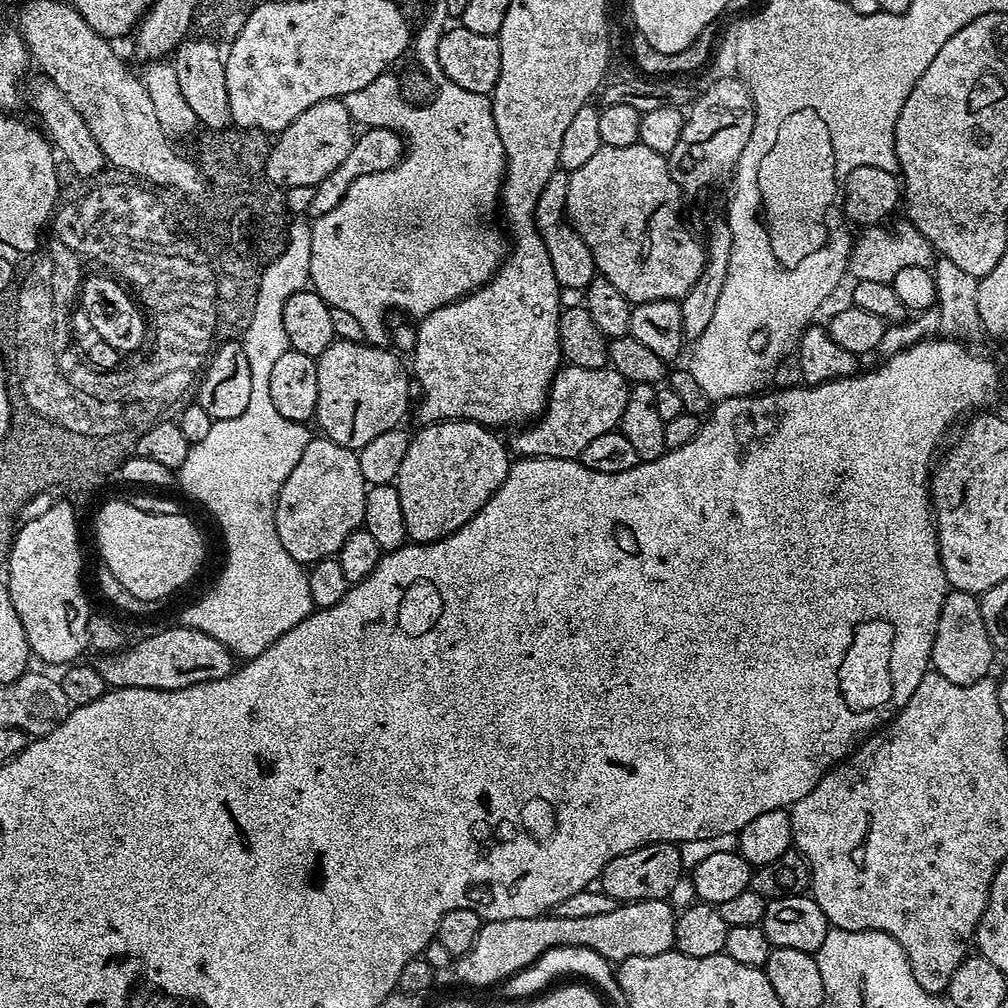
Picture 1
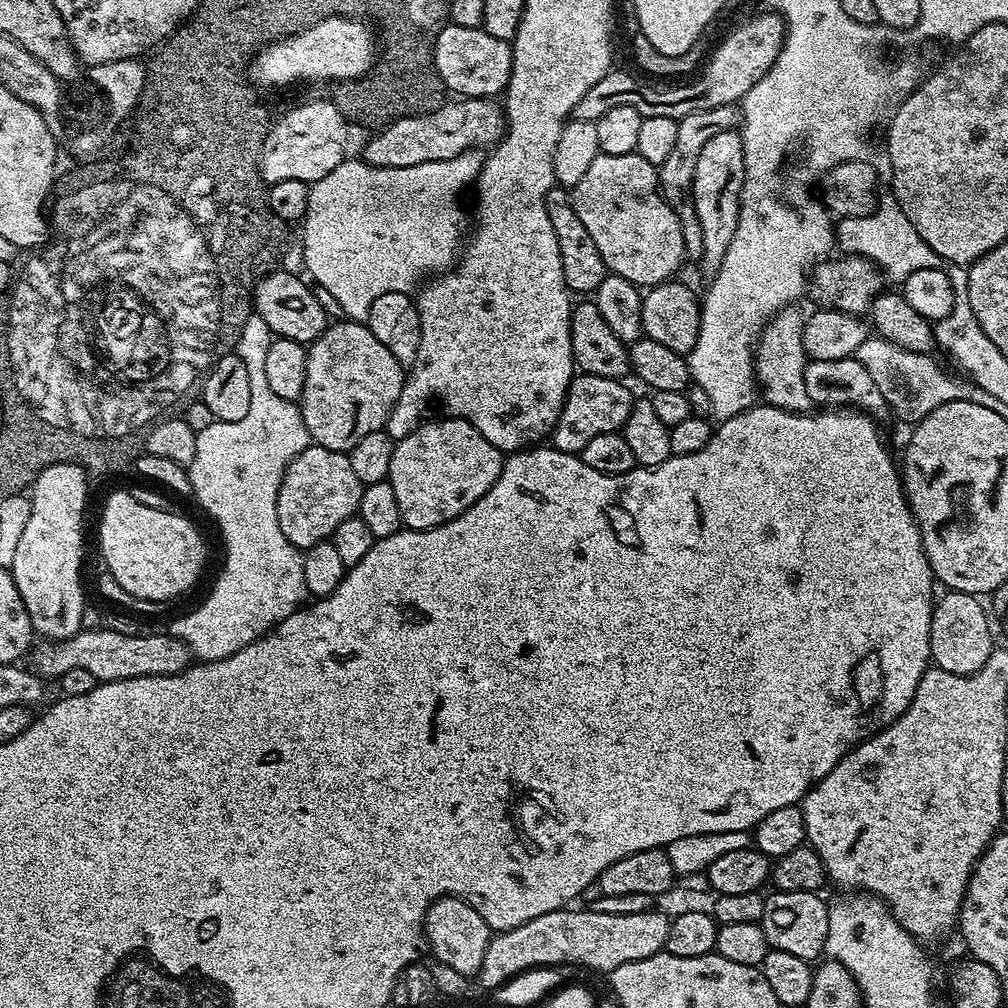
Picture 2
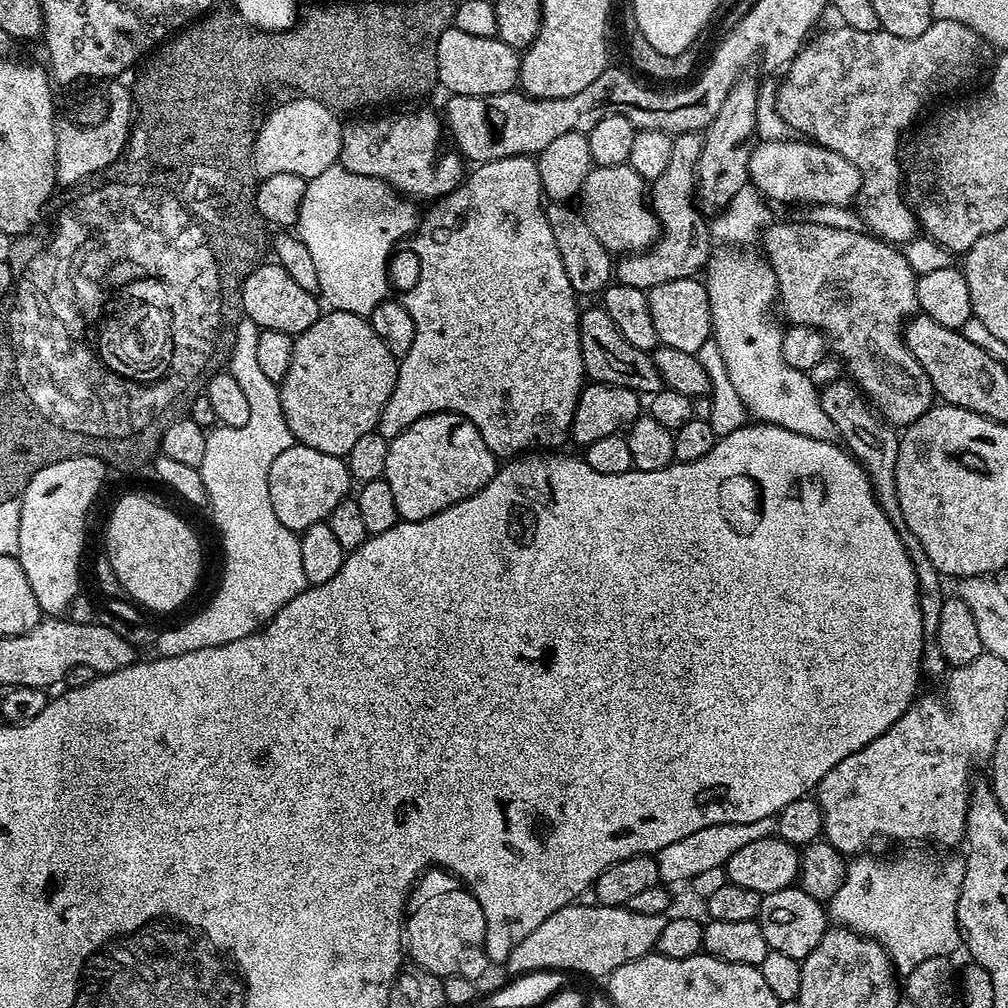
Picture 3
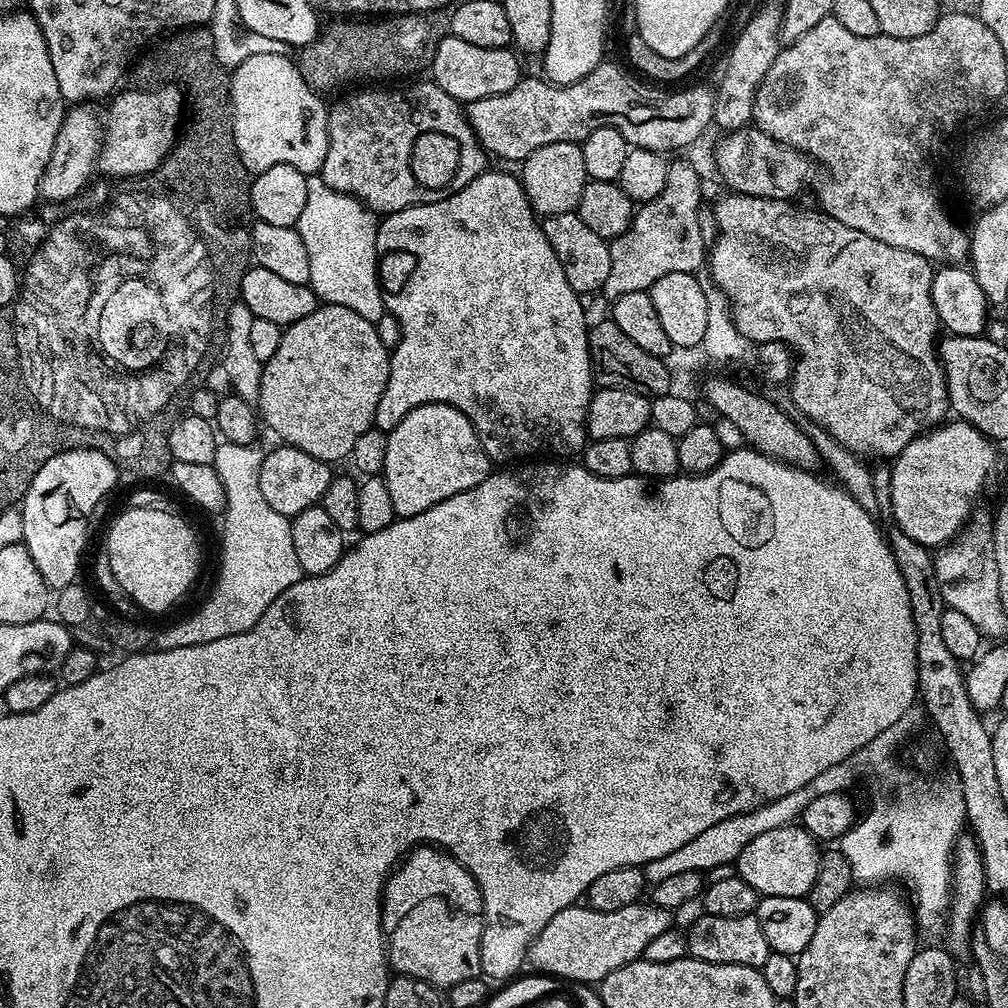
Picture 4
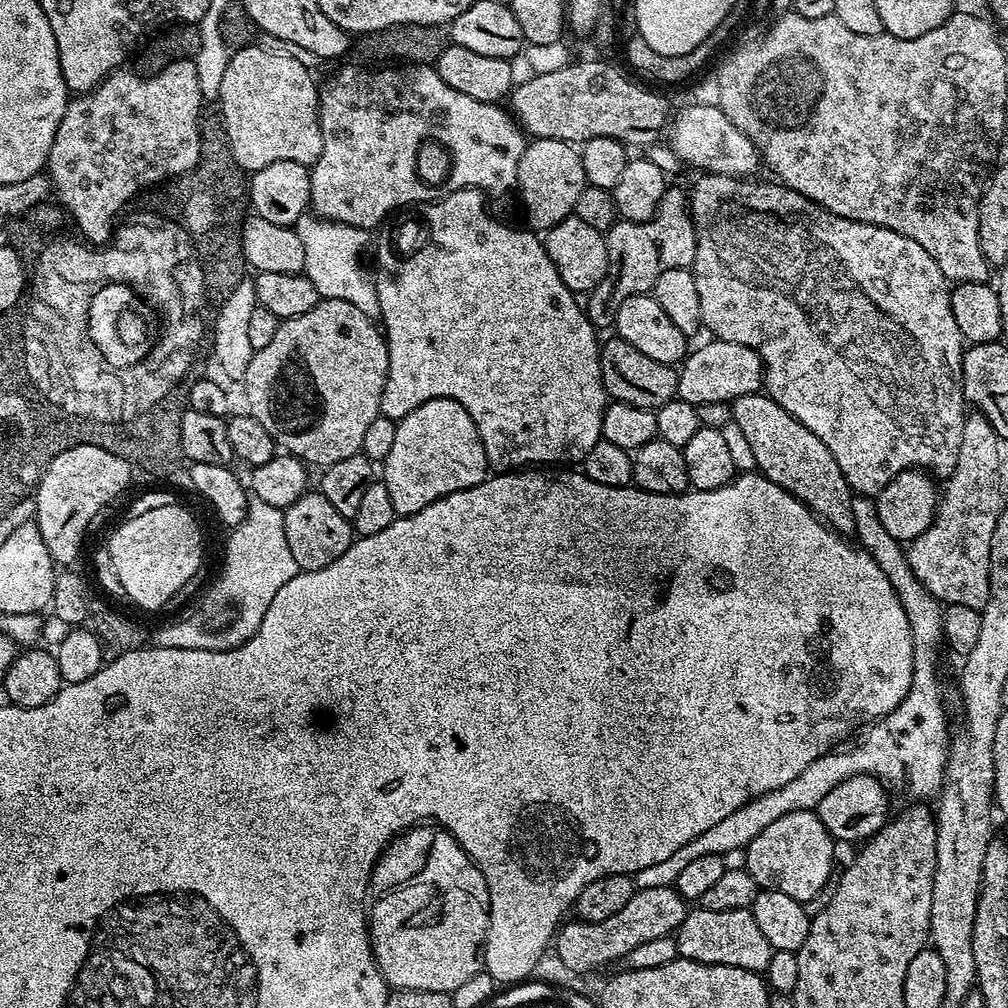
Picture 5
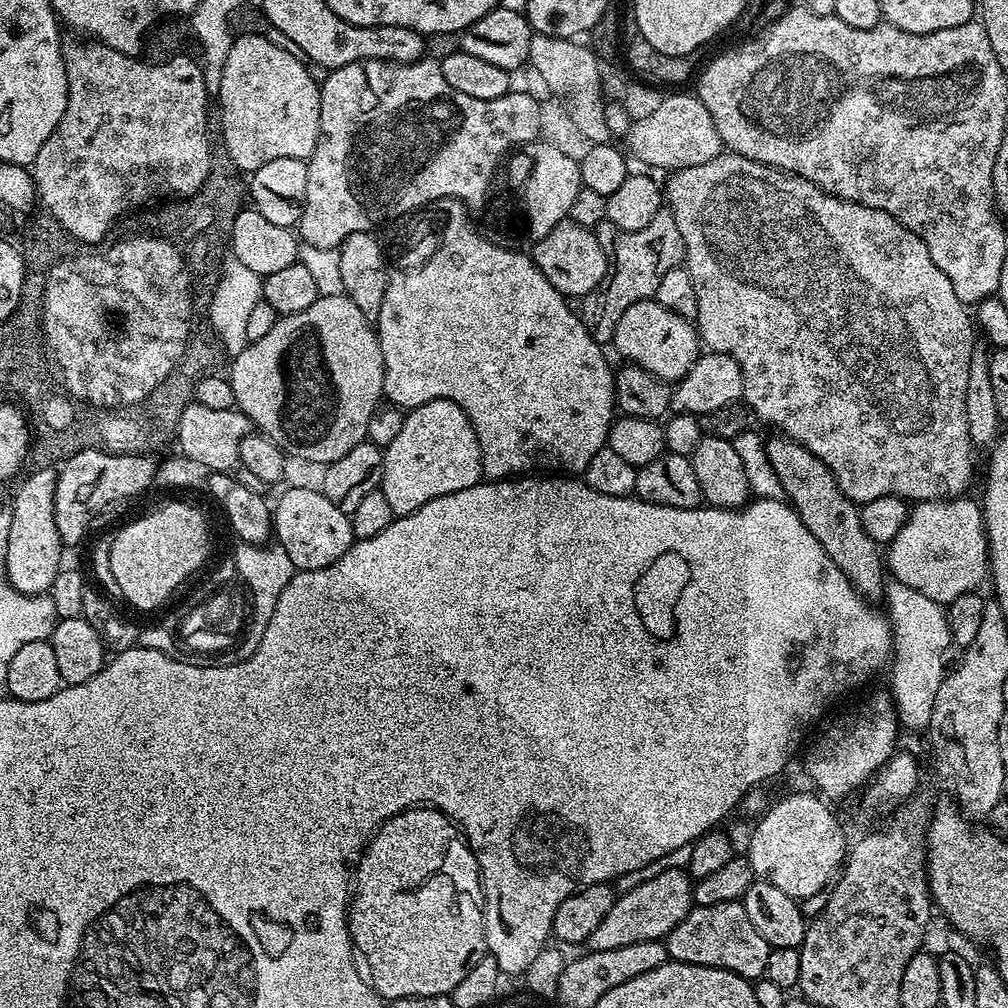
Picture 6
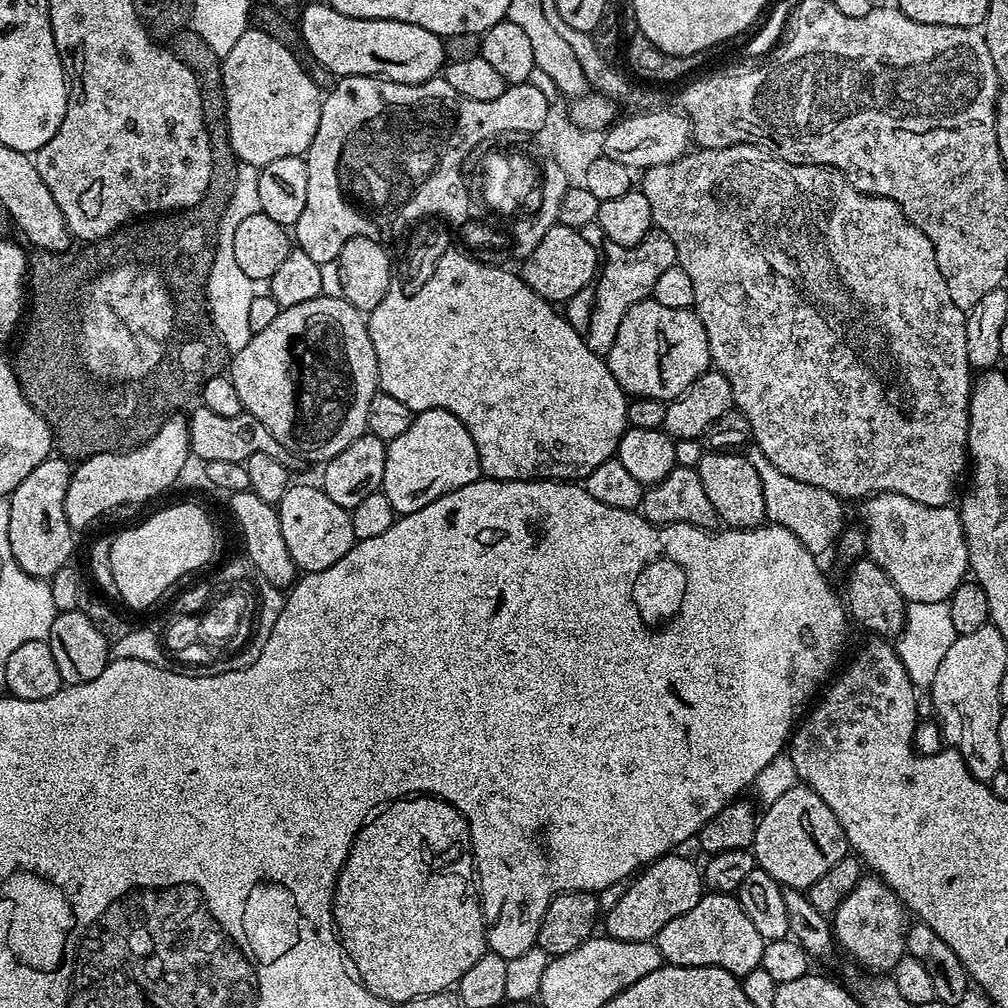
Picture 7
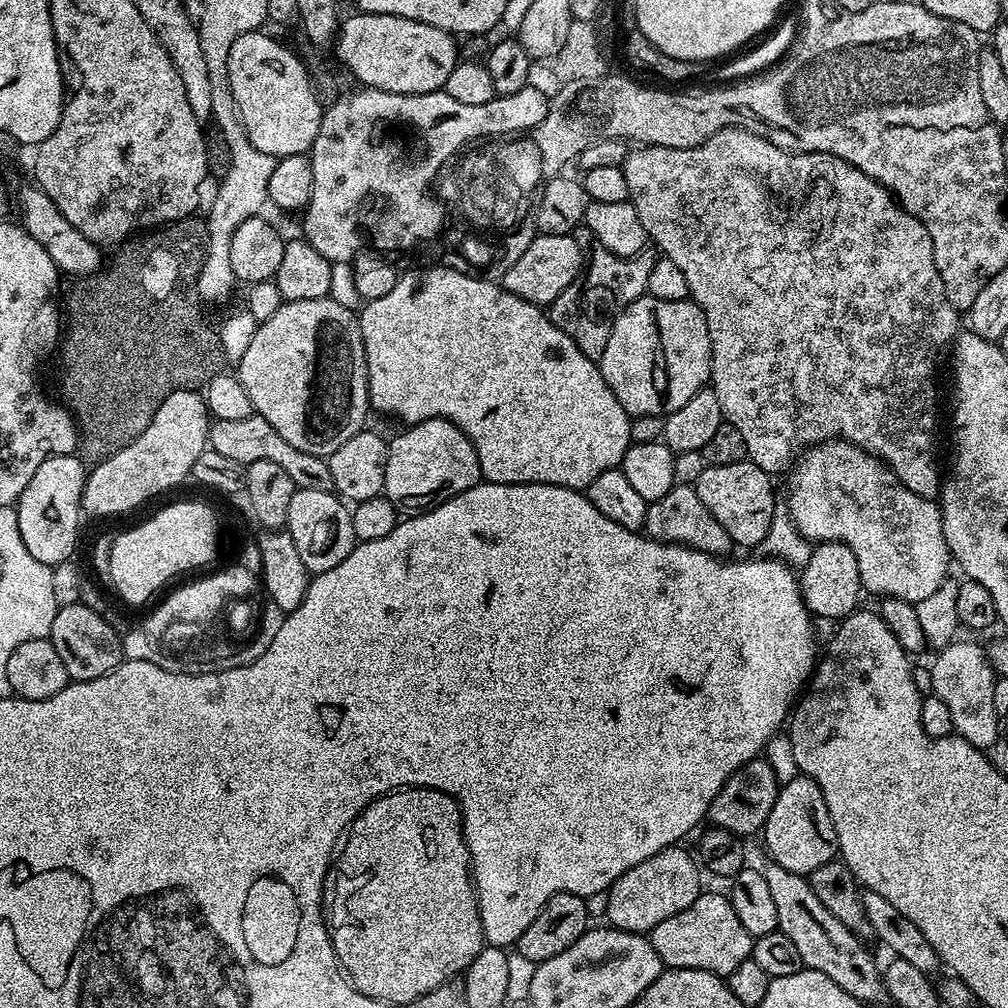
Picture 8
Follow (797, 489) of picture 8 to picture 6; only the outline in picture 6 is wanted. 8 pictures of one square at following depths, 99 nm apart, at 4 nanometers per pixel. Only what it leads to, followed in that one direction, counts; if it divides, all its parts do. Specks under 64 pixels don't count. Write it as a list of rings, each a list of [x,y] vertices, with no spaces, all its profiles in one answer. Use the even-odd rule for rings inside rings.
[[[967,495],[955,500],[922,500],[911,505],[908,521],[886,548],[891,579],[947,605],[961,594],[975,592],[989,575],[988,535],[984,533],[981,505]]]

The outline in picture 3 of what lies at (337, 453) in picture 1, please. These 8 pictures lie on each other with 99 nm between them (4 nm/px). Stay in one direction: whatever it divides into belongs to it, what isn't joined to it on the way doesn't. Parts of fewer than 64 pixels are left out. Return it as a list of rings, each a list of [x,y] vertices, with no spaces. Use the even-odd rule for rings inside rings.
[[[293,442],[270,465],[270,506],[274,506],[274,514],[278,514],[278,522],[282,522],[282,526],[299,534],[310,526],[325,523],[334,506],[349,495],[348,487],[353,487],[353,484],[348,465],[341,457],[322,454],[322,450]]]

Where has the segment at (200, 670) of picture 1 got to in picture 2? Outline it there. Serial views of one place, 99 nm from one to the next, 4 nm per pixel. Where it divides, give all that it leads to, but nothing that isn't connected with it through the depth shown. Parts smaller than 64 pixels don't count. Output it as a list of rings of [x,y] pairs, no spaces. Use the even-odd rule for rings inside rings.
[[[101,626],[94,629],[81,630],[65,640],[41,643],[41,648],[35,649],[36,665],[35,671],[41,677],[59,678],[66,674],[66,670],[87,670],[89,674],[94,674],[98,682],[105,680],[125,680],[126,678],[142,678],[143,676],[165,676],[166,674],[178,674],[184,671],[193,663],[194,657],[189,648],[178,638],[154,631],[152,634],[137,634],[137,636],[127,636],[124,632],[115,632],[112,628]]]

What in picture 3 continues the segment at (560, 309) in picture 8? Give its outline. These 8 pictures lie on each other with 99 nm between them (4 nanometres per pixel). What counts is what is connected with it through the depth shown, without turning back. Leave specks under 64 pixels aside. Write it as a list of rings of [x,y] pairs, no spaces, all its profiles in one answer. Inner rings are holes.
[[[682,132],[673,139],[666,170],[663,174],[658,174],[658,178],[650,184],[652,211],[660,223],[659,237],[651,248],[625,255],[621,259],[624,261],[615,265],[614,276],[619,283],[647,290],[662,282],[695,277],[705,271],[714,240],[708,237],[709,221],[707,224],[700,217],[696,190],[696,163],[702,154],[703,145],[704,138],[699,132]]]

